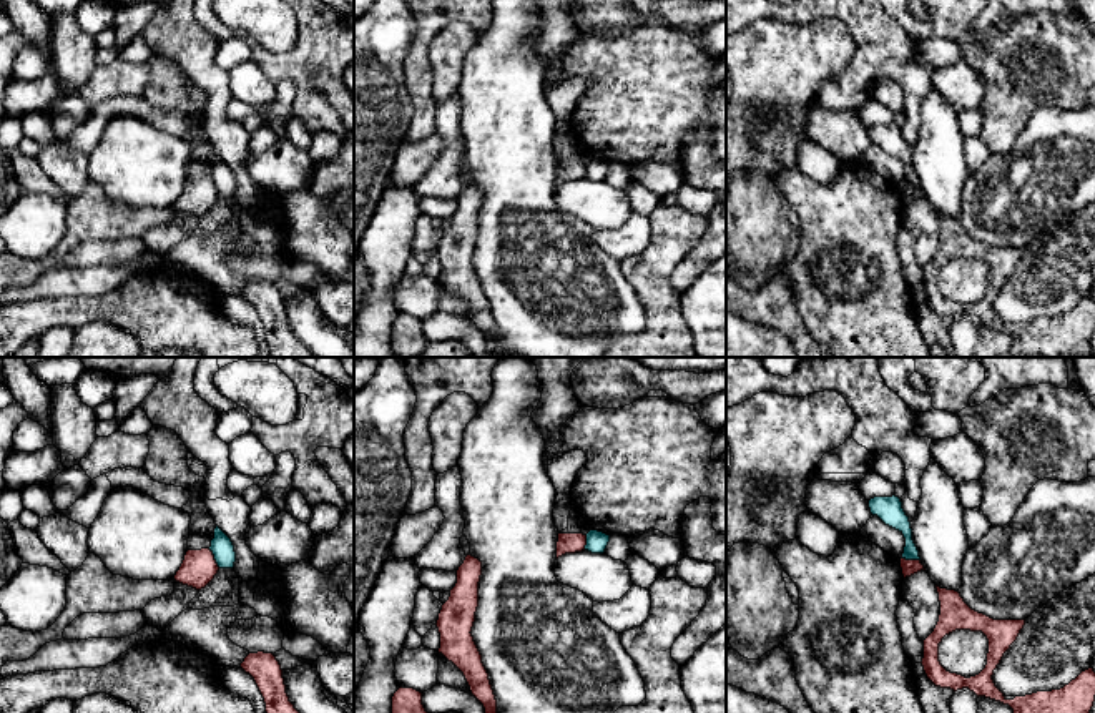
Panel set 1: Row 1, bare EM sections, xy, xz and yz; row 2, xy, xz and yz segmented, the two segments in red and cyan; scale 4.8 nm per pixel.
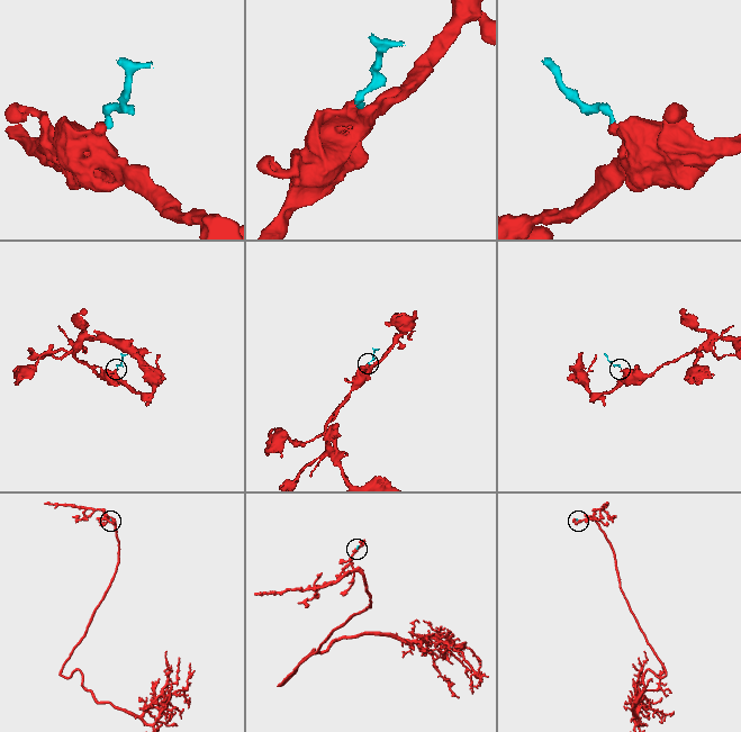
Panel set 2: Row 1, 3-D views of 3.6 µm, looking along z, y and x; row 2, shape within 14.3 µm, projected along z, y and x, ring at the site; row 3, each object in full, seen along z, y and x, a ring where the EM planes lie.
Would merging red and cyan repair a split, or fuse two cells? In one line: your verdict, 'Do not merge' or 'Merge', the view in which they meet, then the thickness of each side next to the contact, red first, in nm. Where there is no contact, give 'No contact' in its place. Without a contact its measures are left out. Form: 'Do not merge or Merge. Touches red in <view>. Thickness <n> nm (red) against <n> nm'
Do not merge. Touches red in xy. Thickness 170 nm (red) against 110 nm

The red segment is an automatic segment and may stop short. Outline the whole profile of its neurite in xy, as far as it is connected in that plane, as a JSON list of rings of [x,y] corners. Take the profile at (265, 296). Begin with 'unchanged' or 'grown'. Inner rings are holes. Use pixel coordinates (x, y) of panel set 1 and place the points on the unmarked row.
unchanged | [[[249,281],[241,296],[254,306],[273,357],[312,357],[289,329],[281,293],[273,281]]]

